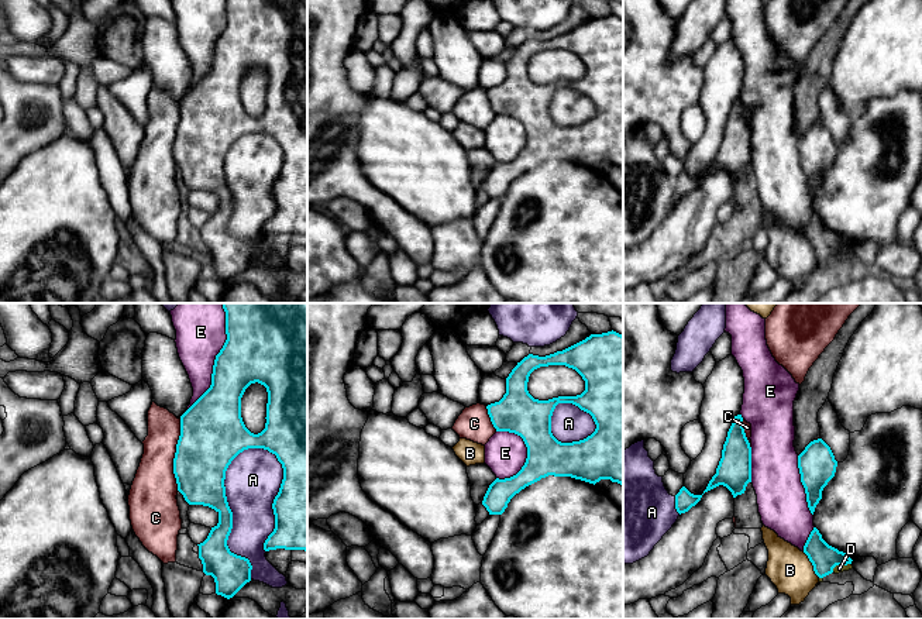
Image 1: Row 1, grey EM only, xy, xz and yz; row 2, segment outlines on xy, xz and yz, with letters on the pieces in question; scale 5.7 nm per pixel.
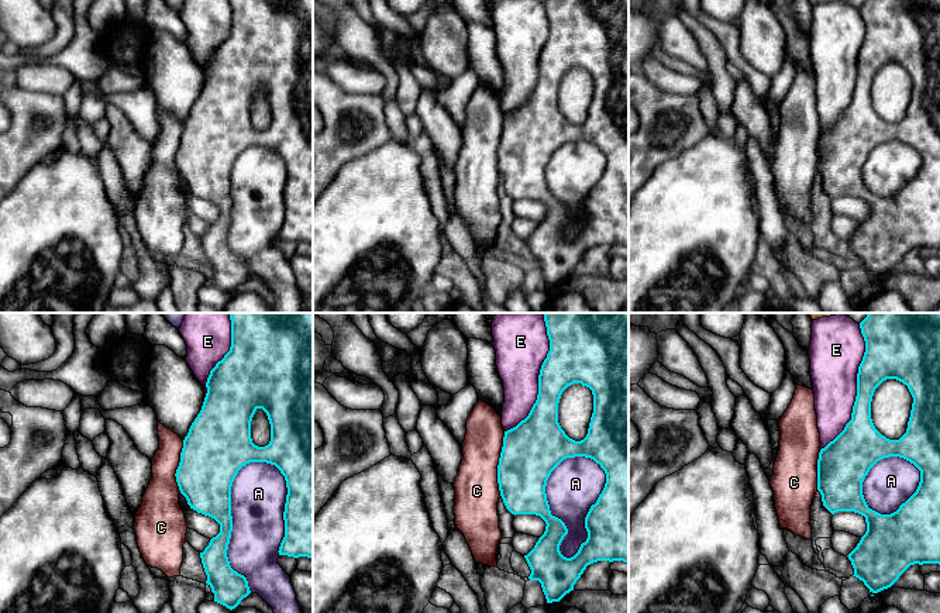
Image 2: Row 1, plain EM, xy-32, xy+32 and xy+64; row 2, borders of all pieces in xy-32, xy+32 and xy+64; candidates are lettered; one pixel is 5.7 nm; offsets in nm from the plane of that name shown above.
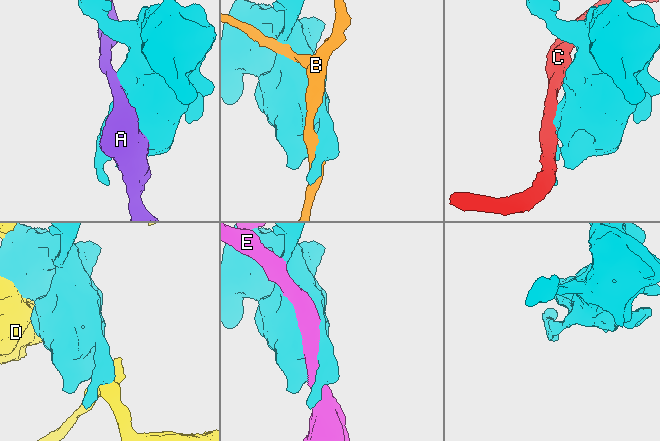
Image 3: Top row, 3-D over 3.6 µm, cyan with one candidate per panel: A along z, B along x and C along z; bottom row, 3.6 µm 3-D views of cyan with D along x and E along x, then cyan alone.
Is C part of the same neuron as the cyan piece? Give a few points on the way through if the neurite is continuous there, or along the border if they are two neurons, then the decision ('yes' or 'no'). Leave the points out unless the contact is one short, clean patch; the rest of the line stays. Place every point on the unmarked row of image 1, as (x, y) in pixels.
yes

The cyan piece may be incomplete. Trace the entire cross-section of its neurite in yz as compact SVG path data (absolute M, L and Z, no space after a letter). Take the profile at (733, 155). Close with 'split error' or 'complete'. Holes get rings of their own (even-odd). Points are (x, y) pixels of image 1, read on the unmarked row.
M737 99L727 116L716 158L703 178L723 169L736 182L744 178L749 166L751 166L751 131L744 117L743 102Z; complete

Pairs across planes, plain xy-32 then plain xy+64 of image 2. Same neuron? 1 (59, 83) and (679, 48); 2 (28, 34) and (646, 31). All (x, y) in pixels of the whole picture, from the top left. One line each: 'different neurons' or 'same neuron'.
1: different neurons
2: different neurons

